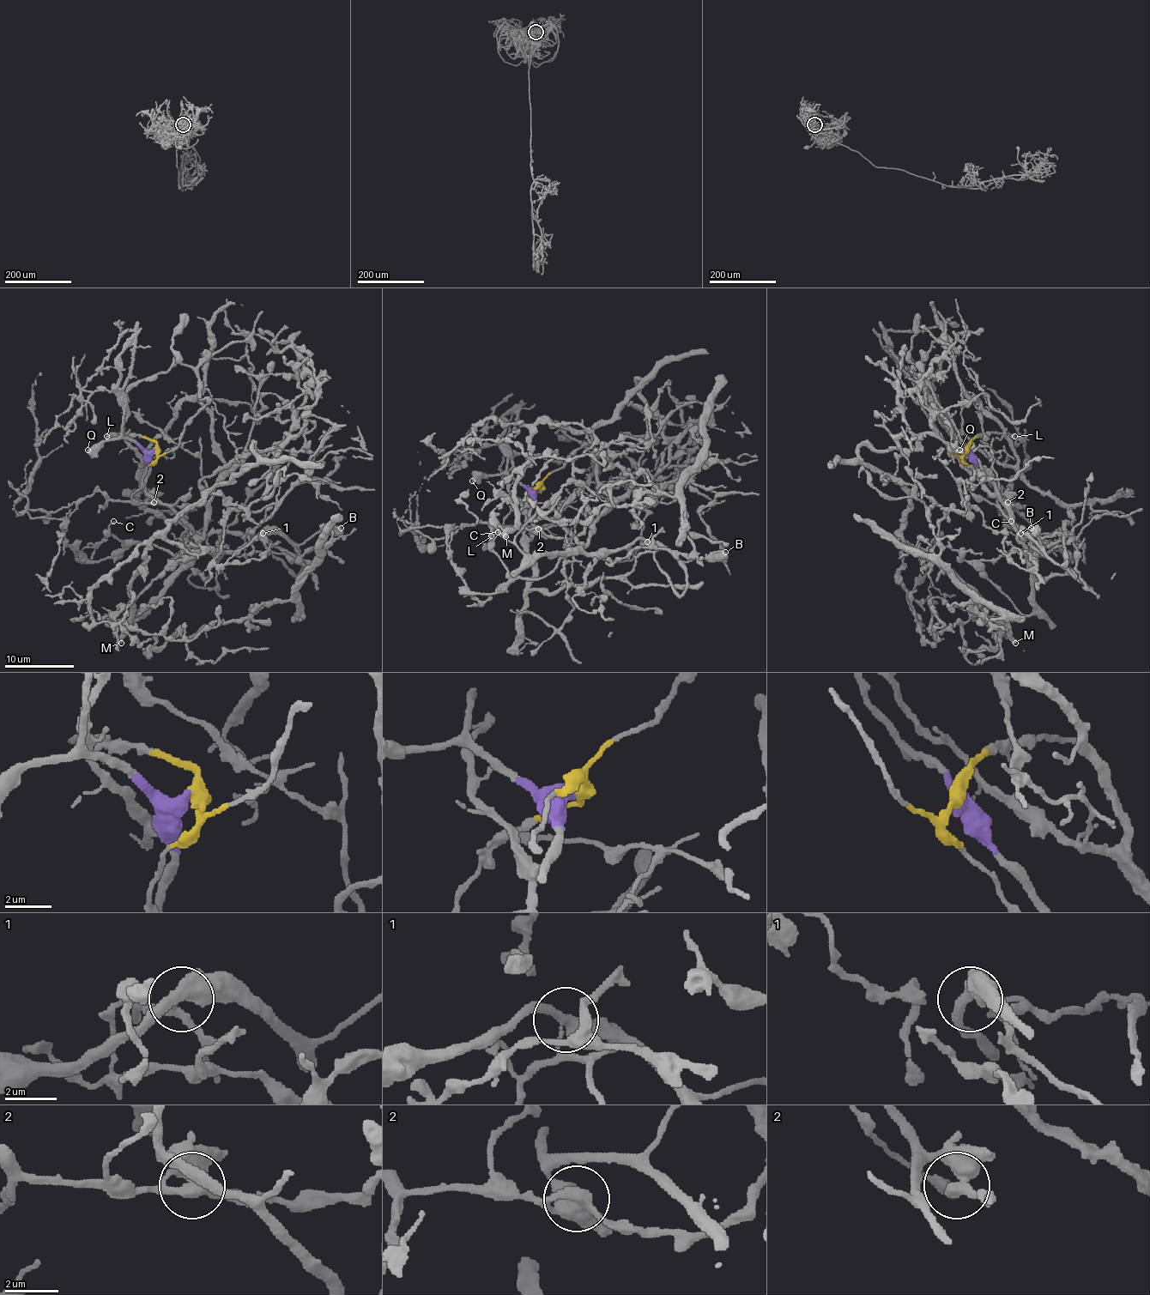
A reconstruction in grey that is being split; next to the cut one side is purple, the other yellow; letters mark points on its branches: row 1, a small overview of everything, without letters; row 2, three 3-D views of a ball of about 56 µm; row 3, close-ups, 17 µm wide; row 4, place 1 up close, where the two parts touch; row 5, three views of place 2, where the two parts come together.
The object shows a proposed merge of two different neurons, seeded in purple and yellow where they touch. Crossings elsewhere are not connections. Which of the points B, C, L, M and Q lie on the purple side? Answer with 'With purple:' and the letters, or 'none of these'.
With purple: B, C, Q

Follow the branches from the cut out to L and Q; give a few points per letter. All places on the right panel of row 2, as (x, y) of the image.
L: (968, 450), (971, 440), (978, 435), (1014, 435)
Q: (968, 450), (957, 438), (952, 438), (959, 450)

